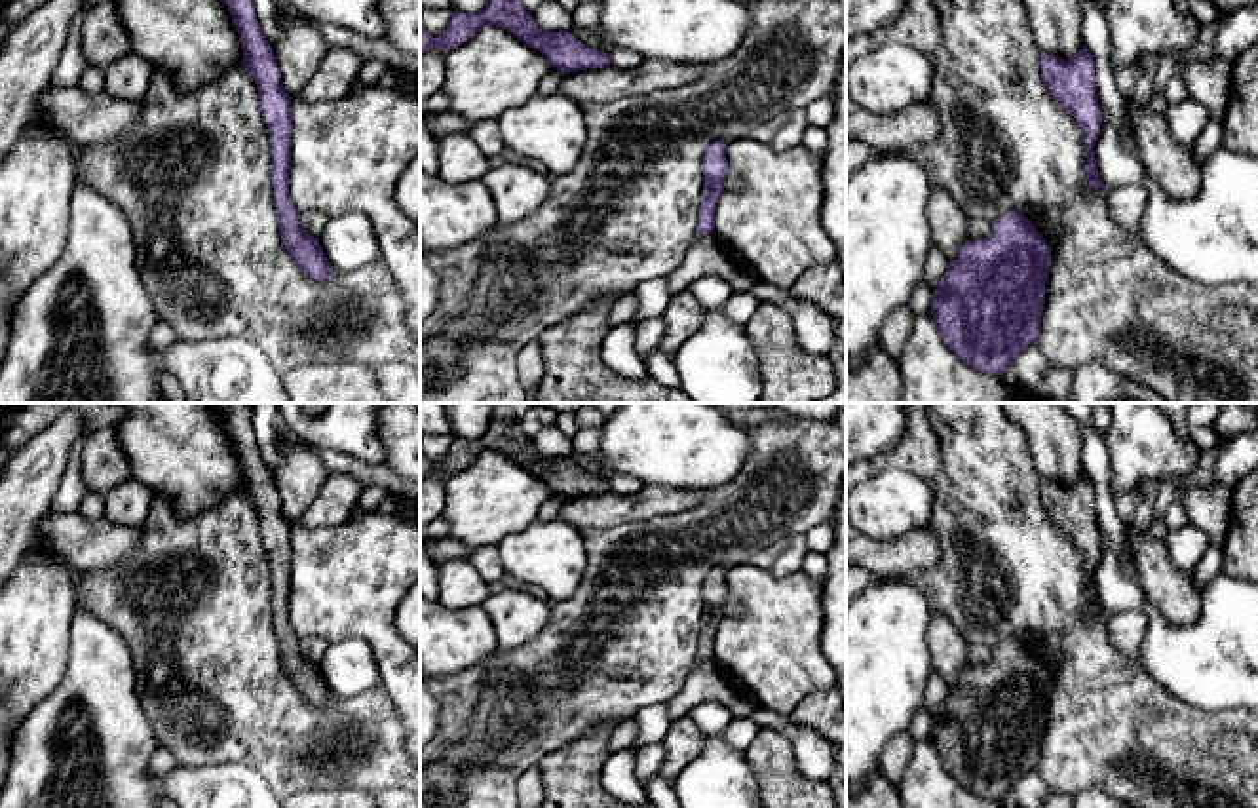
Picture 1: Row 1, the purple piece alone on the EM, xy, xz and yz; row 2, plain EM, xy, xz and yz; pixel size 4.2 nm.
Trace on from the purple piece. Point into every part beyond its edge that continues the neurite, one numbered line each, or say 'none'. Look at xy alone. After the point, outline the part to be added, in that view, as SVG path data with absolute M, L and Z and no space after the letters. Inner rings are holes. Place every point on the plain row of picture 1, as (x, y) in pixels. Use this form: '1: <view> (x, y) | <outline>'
none

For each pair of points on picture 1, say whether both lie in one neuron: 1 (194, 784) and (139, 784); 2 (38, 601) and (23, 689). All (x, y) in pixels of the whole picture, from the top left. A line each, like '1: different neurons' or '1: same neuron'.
1: different neurons
2: same neuron

